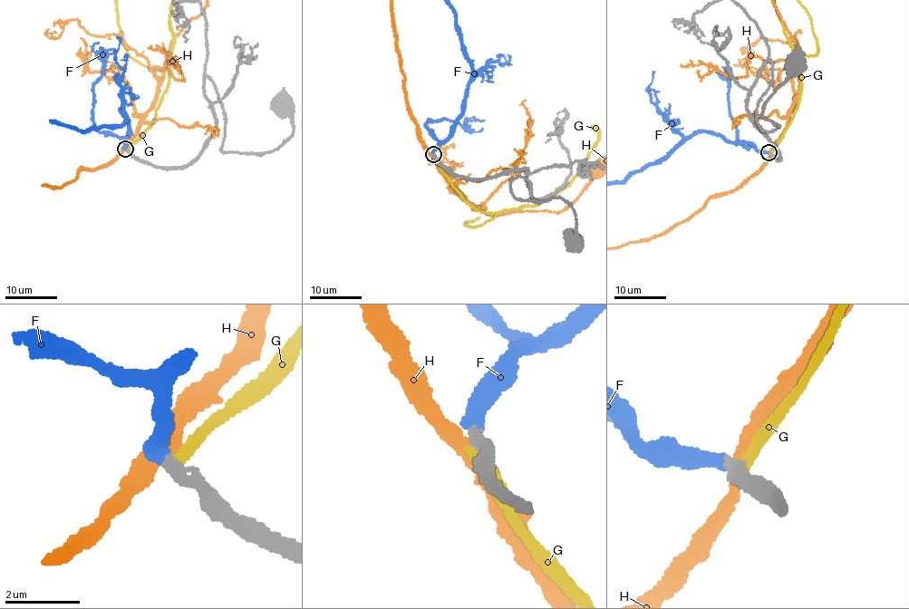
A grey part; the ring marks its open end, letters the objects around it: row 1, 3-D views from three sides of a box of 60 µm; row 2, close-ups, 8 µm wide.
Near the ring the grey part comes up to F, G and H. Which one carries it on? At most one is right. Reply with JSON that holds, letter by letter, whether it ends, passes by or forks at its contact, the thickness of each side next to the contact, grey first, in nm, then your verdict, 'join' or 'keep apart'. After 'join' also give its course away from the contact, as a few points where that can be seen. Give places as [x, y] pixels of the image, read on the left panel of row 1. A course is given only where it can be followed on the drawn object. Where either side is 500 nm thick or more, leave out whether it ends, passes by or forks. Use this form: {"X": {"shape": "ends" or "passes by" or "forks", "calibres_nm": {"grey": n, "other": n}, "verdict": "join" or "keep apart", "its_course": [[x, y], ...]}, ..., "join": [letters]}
{"F": {"shape": "ends", "calibres_nm": {"grey": 340, "other": 400}, "verdict": "join"}, "G": {"shape": "ends", "calibres_nm": {"grey": 400, "other": 280}, "verdict": "keep apart"}, "H": {"shape": "passes by", "calibres_nm": {"grey": 380, "other": 360}, "verdict": "keep apart"}, "join": ["F"]}

